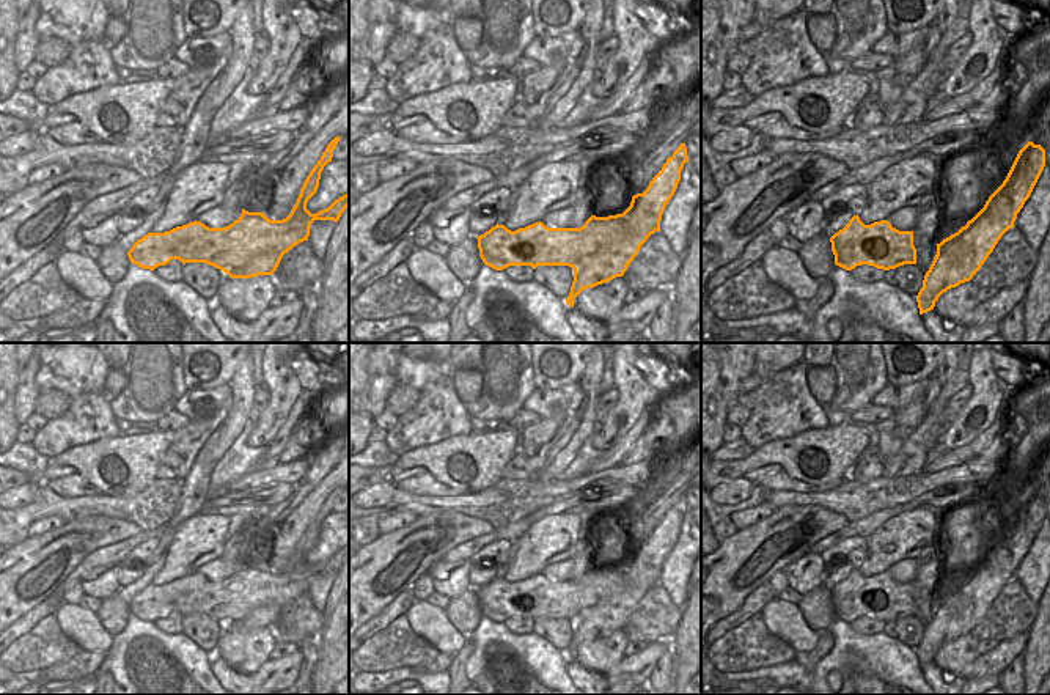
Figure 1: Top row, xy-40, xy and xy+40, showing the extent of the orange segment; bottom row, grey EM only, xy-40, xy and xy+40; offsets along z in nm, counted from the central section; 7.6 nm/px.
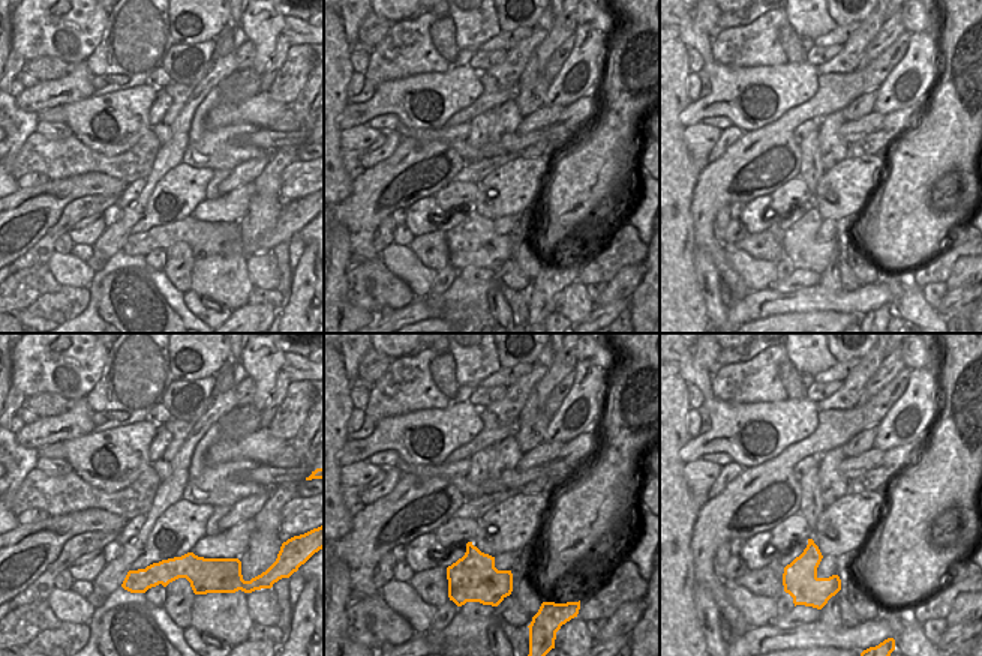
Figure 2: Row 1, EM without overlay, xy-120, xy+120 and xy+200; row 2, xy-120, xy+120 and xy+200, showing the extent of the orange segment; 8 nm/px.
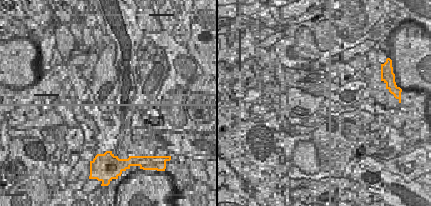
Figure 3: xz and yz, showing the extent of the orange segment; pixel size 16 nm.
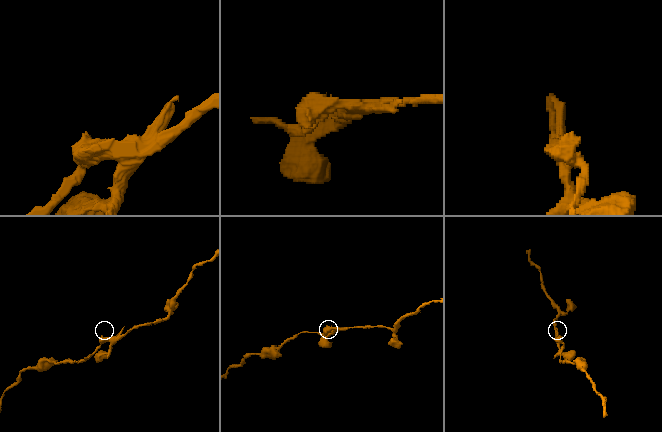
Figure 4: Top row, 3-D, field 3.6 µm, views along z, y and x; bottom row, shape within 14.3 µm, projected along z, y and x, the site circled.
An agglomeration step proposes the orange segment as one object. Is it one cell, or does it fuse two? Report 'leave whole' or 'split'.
split

